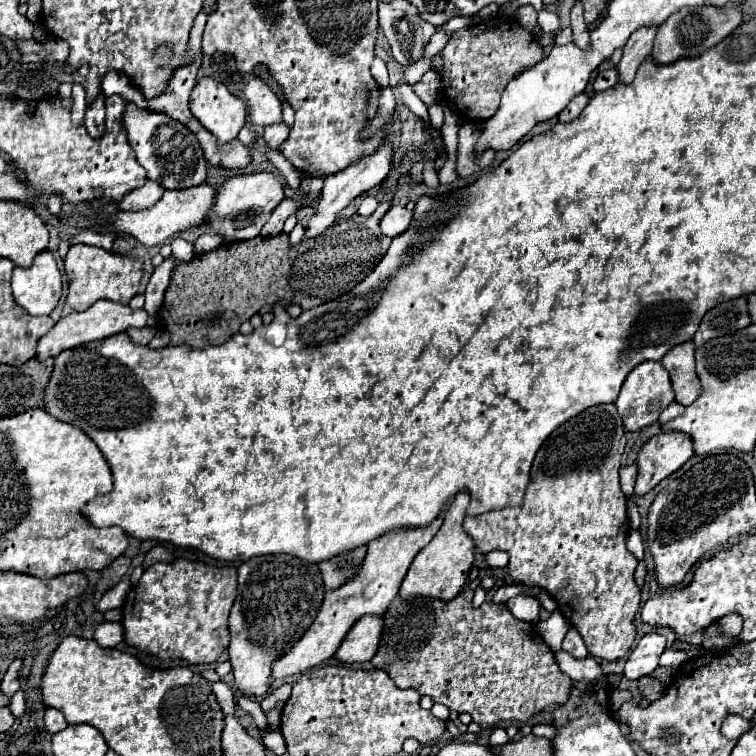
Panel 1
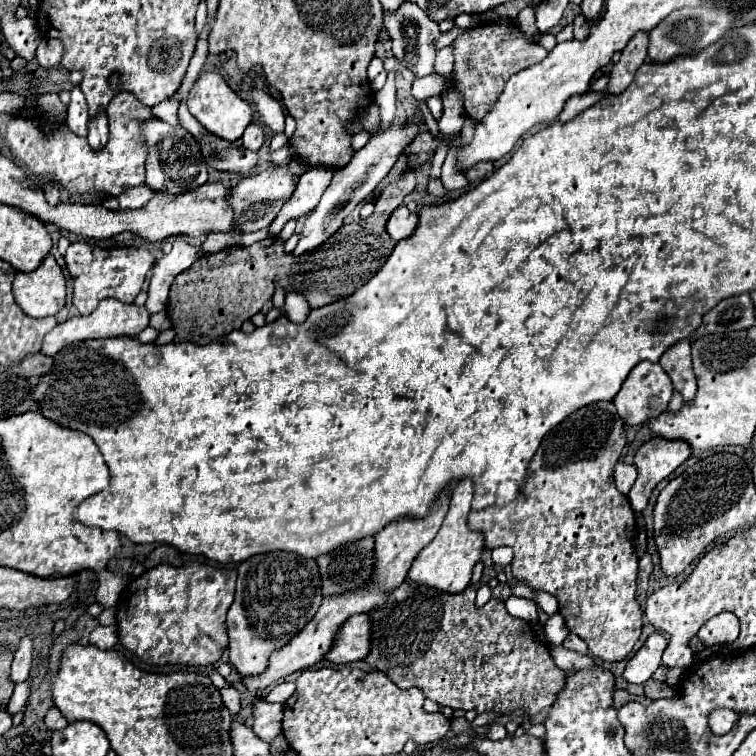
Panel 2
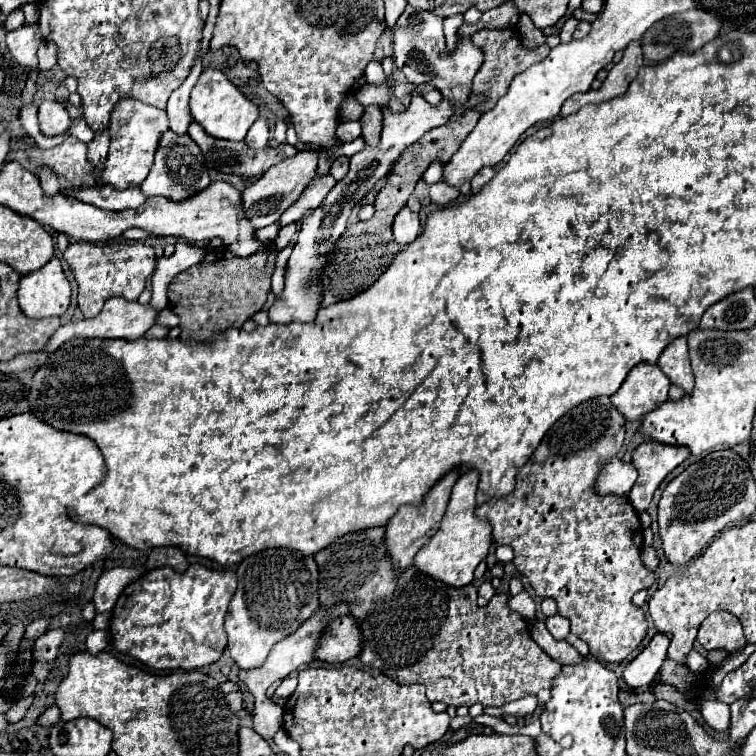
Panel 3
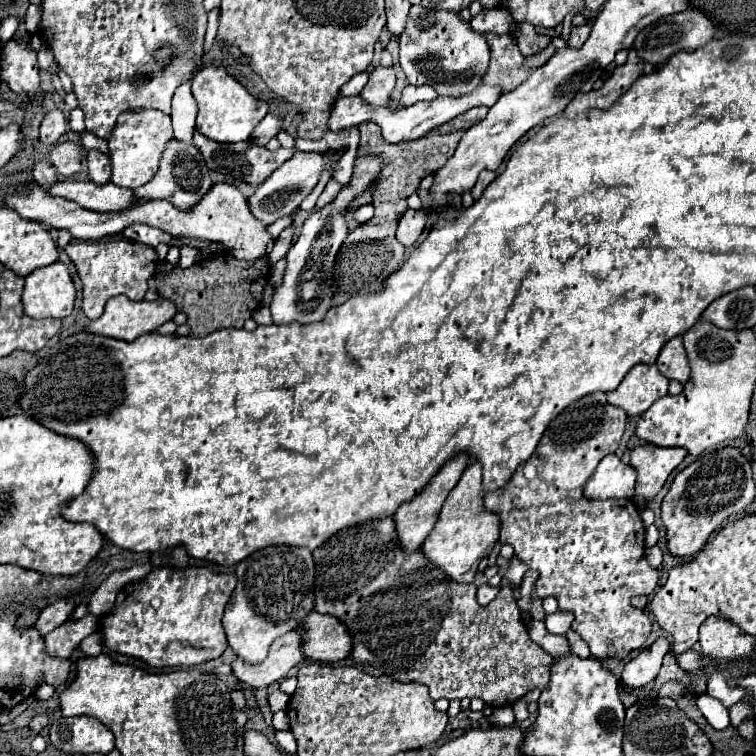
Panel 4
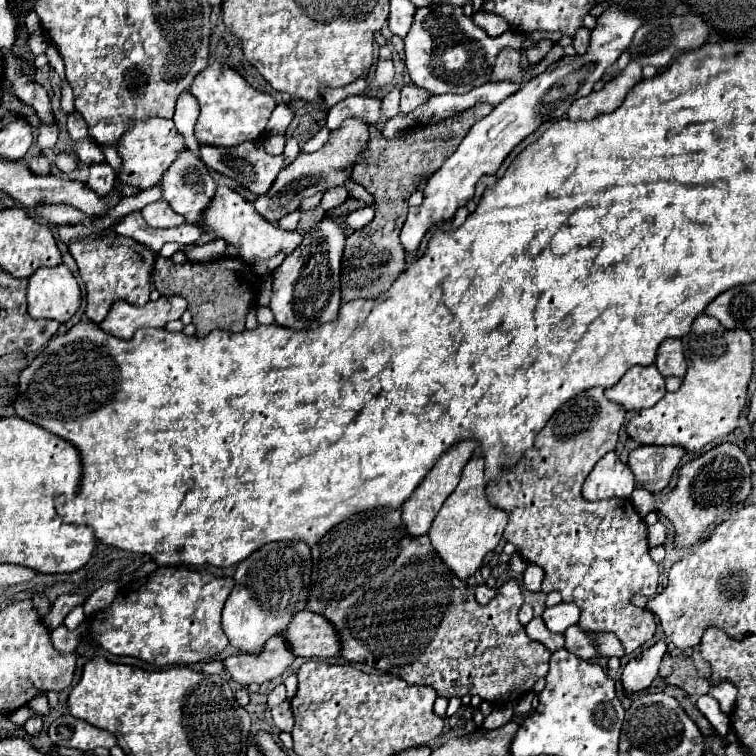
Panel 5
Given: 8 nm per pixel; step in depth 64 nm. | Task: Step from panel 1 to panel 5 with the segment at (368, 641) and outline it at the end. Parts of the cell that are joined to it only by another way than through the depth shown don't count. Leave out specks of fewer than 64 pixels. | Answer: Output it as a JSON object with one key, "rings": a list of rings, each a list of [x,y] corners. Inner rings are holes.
{"rings":[[[310,610],[296,612],[294,620],[288,624],[282,636],[286,638],[294,654],[306,660],[334,658],[342,652],[342,640],[338,636],[338,630],[324,616]]]}

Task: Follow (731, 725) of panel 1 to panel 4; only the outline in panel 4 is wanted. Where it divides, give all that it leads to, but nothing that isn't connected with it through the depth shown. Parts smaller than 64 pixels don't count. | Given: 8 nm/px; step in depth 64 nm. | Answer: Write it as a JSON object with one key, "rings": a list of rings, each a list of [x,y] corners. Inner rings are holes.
{"rings":[[[702,694],[702,696],[698,696],[696,702],[698,702],[700,712],[704,714],[704,718],[708,720],[708,724],[710,724],[712,728],[716,728],[716,730],[728,728],[728,724],[730,724],[728,708],[726,708],[720,700],[712,698],[710,694]]]}

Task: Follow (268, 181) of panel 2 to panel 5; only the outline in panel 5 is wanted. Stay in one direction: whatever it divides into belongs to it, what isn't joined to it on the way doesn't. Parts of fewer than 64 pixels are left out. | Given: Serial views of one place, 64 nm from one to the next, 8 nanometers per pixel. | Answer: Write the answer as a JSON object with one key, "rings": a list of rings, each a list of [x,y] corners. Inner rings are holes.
{"rings":[[[360,120],[342,122],[342,126],[338,130],[332,130],[330,140],[318,152],[312,152],[312,154],[300,152],[292,164],[288,164],[286,168],[280,170],[278,180],[274,180],[274,184],[270,186],[270,192],[256,196],[256,200],[254,200],[256,212],[260,216],[264,216],[268,222],[276,222],[282,216],[298,210],[302,198],[314,196],[318,190],[342,186],[346,180],[346,170],[350,176],[352,164],[358,160],[358,154],[366,148],[366,142],[368,142],[368,124],[366,122],[360,122]]]}

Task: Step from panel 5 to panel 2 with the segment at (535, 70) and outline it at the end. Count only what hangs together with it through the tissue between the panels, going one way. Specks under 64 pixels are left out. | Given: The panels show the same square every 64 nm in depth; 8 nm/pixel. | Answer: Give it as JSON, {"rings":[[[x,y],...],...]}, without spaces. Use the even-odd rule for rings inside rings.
{"rings":[[[494,22],[462,32],[452,42],[454,90],[464,98],[464,110],[468,118],[482,120],[494,108],[498,96],[502,94],[502,88],[506,86],[506,80],[514,72],[520,72],[536,62],[542,62],[546,54],[548,52],[540,44],[530,42],[514,24]]]}

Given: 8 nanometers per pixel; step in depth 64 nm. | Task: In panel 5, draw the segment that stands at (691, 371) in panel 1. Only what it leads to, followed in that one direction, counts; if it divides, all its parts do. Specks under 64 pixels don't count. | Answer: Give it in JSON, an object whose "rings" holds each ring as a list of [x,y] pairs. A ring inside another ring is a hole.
{"rings":[[[678,338],[664,340],[664,344],[658,348],[656,356],[656,366],[662,376],[686,376],[686,358],[684,358],[684,348]]]}

